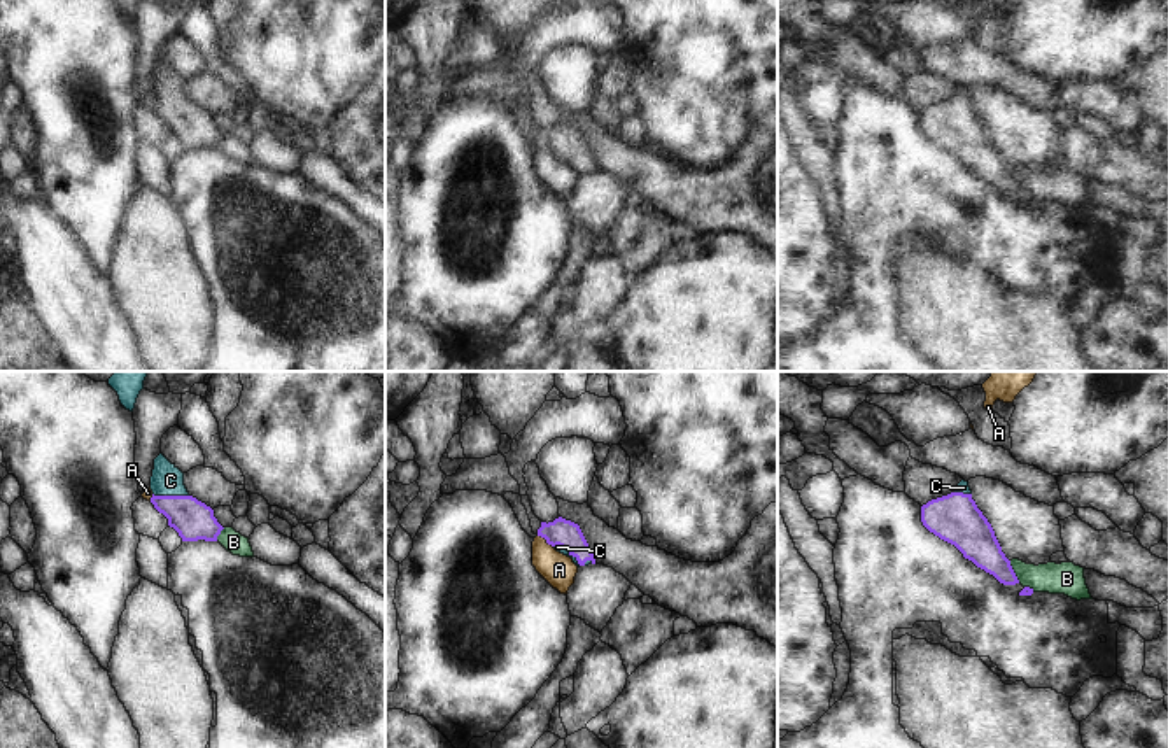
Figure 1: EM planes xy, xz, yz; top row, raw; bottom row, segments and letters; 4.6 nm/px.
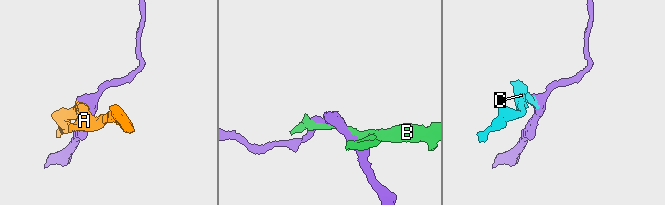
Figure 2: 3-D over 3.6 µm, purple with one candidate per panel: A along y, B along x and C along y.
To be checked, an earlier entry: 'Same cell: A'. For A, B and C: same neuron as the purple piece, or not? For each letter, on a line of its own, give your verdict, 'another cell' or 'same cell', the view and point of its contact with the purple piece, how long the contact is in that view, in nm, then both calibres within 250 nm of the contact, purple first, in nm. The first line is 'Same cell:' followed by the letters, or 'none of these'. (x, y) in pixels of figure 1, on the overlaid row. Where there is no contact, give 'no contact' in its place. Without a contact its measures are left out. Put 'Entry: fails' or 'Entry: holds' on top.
Entry: fails
Same cell: C
A: another cell | xz (545, 538) | 90 nm | 130/150 nm
B: another cell | yz (1013, 571) | 120 nm | 190/140 nm
C: same cell | xy (170, 496) | 170 nm | 180/140 nm

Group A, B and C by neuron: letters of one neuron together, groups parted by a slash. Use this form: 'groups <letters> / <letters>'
groups A / B / C

